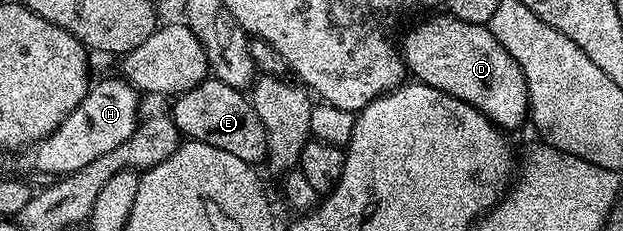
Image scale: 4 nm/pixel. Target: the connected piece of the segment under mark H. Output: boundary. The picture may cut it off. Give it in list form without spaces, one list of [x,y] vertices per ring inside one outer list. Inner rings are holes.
[[[110,77],[107,81],[95,80],[76,107],[76,111],[68,114],[58,124],[56,131],[49,133],[43,141],[25,146],[17,154],[19,167],[35,169],[38,173],[65,175],[72,171],[80,171],[80,167],[92,163],[92,159],[120,147],[120,143],[124,143],[124,139],[132,135],[139,123],[140,94],[129,81],[115,77]]]

